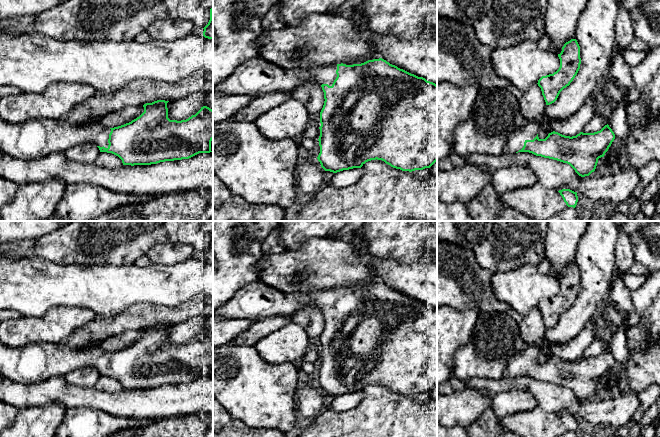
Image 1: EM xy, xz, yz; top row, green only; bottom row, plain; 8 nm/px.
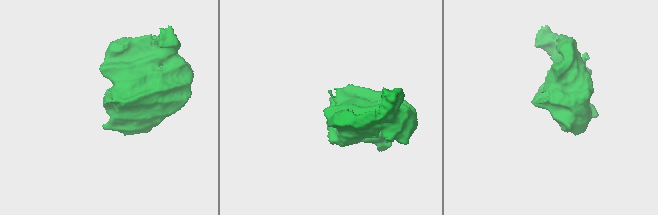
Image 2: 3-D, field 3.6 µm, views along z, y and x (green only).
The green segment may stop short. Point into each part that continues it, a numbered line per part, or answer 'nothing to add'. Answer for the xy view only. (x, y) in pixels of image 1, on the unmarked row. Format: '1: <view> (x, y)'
1: xy (34, 363)

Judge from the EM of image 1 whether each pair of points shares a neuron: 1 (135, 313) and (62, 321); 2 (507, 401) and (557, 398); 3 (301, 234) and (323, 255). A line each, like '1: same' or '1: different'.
1: different
2: different
3: different

